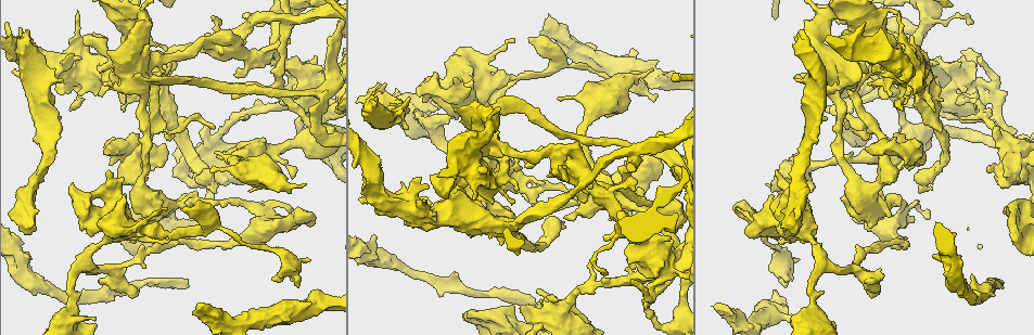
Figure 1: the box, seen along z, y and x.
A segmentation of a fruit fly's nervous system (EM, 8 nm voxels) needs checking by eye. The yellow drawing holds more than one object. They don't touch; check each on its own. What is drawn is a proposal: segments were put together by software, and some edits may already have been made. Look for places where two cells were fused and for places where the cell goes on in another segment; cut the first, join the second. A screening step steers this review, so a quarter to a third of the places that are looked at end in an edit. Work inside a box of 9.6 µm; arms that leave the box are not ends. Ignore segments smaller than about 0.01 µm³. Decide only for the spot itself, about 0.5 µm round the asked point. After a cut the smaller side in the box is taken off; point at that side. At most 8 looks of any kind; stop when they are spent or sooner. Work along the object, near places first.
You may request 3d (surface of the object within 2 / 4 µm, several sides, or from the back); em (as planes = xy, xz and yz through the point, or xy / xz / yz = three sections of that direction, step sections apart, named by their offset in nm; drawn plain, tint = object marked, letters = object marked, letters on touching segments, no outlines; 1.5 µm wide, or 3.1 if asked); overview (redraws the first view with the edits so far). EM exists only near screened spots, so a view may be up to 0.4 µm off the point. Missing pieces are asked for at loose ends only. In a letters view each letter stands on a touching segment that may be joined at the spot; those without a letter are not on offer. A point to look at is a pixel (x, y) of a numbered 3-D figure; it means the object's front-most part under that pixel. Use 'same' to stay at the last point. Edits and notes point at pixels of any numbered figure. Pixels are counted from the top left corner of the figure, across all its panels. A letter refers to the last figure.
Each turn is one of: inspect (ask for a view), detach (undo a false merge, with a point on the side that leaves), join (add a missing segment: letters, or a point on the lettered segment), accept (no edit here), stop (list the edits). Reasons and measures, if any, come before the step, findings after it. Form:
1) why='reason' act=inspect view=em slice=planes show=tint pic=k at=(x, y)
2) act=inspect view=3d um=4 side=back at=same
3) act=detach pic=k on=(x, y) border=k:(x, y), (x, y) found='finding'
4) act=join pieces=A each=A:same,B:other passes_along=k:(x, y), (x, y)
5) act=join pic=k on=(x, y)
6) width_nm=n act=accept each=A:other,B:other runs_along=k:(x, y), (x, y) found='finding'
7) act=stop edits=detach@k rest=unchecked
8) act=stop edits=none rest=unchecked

why='branch point' act=inspect view=em um=3.1 slice=xy step=8 show=tint pic=1 at=(405, 205)

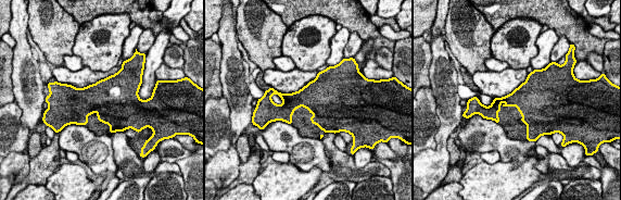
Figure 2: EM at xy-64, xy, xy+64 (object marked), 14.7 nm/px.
act=inspect view=em um=3.1 slice=planes show=letters at=same

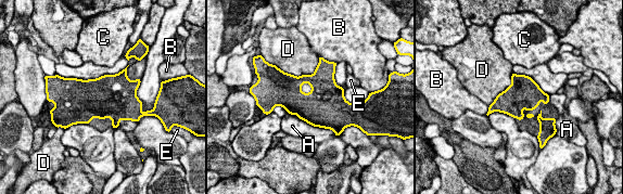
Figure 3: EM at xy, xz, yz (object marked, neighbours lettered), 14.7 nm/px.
act=accept each=A:other,B:other,C:other,D:other,E:other border=3:(319, 59), (312, 74), (282, 70) found='continuous, no second cell'

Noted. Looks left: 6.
act=inspect view=3d um=2 pic=1 at=(480, 196)

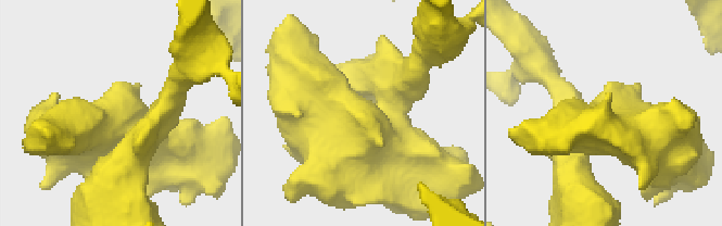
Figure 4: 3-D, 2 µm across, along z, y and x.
why='need the tissue' act=inspect view=em slice=planes show=letters pic=4 at=(126, 126)

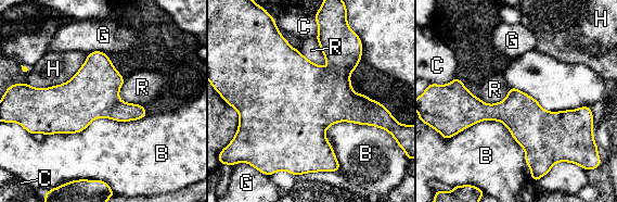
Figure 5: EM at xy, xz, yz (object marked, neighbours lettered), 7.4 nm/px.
act=accept each=B:other,C:other,G:other,H:other,R:other runs_along=5:(461, 93), (483, 112), (577, 114) found='one cell here'

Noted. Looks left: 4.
why='an open end' act=inspect view=em slice=planes show=plain pic=1 at=(1004, 282)

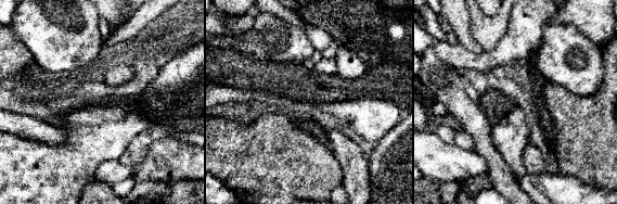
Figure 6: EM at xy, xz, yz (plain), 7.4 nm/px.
act=inspect view=em slice=planes show=tint at=same

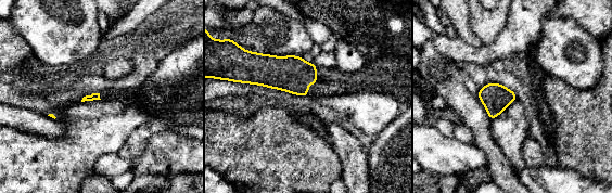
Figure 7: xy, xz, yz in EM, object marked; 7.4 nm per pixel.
act=inspect view=em slice=planes show=letters at=same

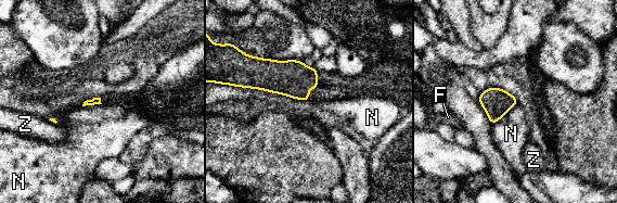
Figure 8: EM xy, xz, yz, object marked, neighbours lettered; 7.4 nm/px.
act=accept each=F:other,N:other,Z:other found='none of them fits'

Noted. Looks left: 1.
act=stop edits=none rest=unchecked

